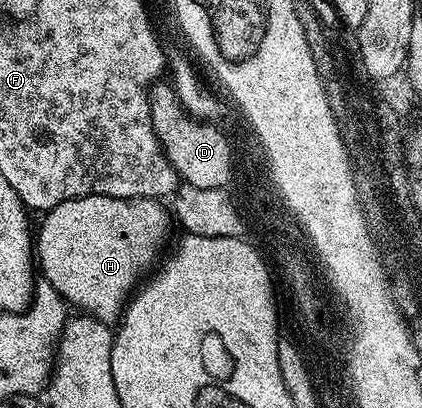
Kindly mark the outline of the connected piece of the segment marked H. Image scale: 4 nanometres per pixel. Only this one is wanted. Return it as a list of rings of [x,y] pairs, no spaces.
[[[90,193],[65,203],[57,203],[57,207],[42,214],[43,222],[39,229],[37,225],[37,240],[33,249],[37,254],[37,265],[42,278],[60,293],[65,302],[72,306],[75,304],[79,308],[76,310],[86,311],[99,321],[118,322],[129,298],[144,280],[143,272],[155,260],[158,262],[168,248],[167,236],[171,233],[173,217],[168,206],[166,209],[163,205],[166,204],[162,200],[153,197],[110,197],[100,193]]]

